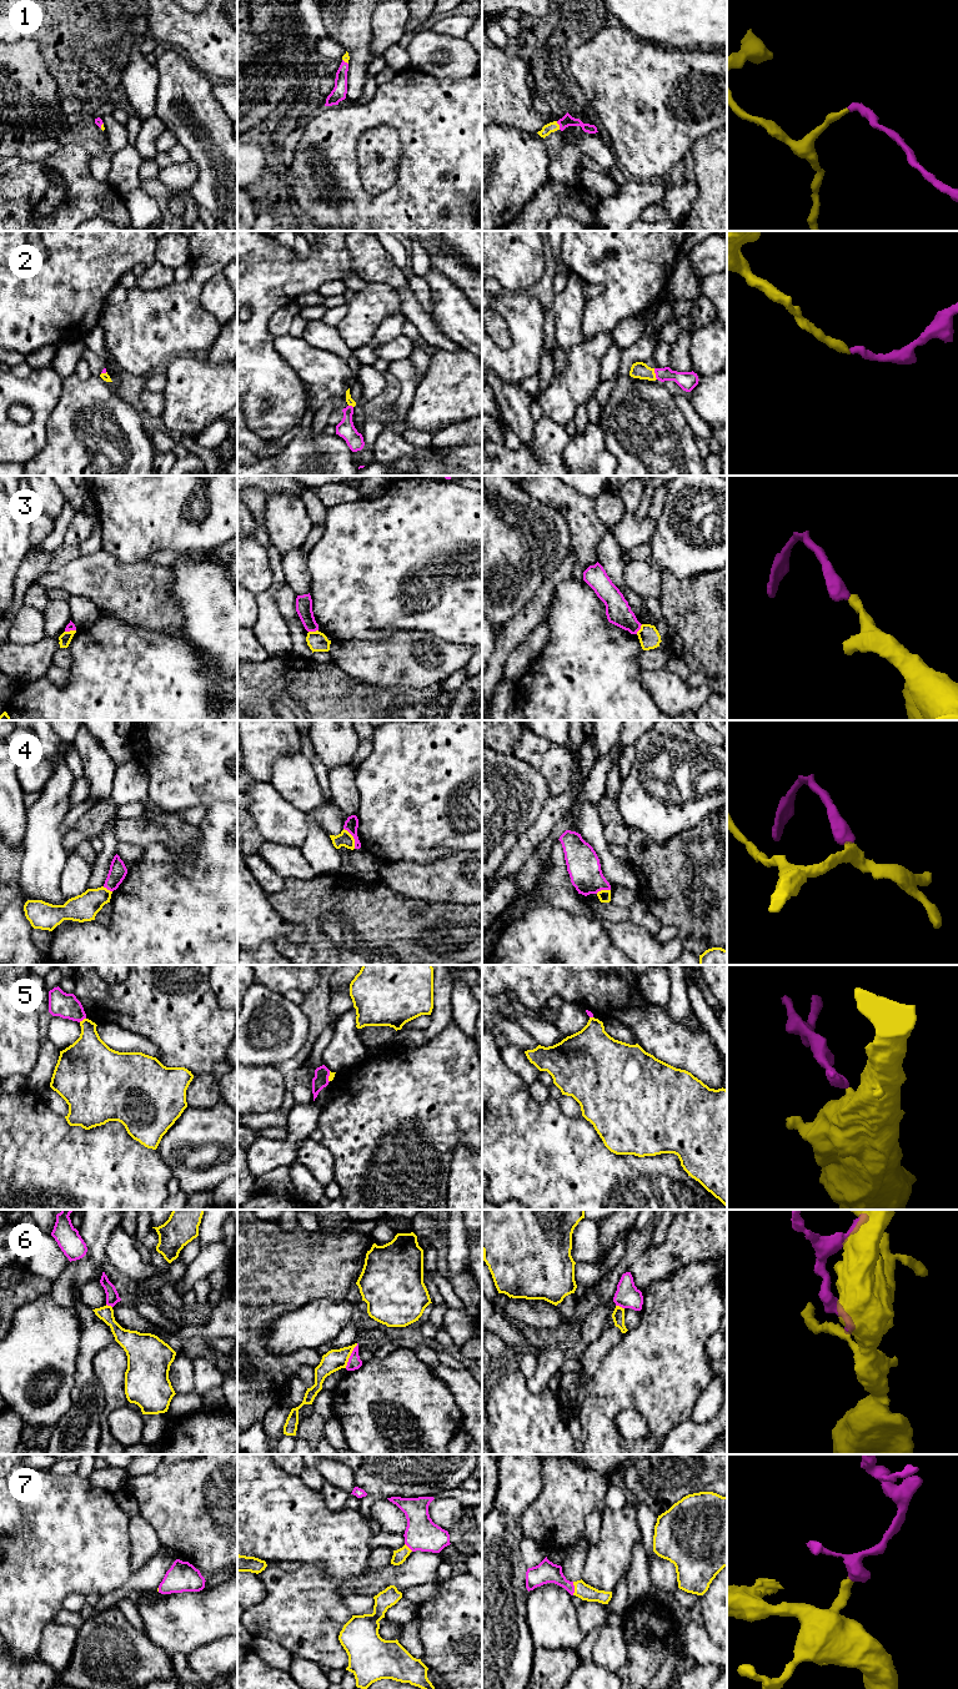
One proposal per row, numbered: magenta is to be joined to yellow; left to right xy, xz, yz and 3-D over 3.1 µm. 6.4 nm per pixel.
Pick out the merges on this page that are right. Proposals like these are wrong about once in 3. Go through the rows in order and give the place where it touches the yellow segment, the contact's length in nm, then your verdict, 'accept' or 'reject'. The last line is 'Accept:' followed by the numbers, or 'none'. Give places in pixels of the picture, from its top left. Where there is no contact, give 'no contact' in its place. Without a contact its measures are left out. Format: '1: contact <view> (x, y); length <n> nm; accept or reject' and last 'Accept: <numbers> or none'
1: contact yz (558, 125); length 60 nm; accept
2: contact yz (655, 373); length 80 nm; accept
3: contact xz (312, 632); length 70 nm; reject
4: contact xz (352, 838); length 150 nm; reject
5: contact xy (83, 1020); length 50 nm; reject
6: contact xz (350, 1355); length 180 nm; reject
7: contact yz (575, 1588); length 90 nm; accept
Accept: 1, 2, 7

